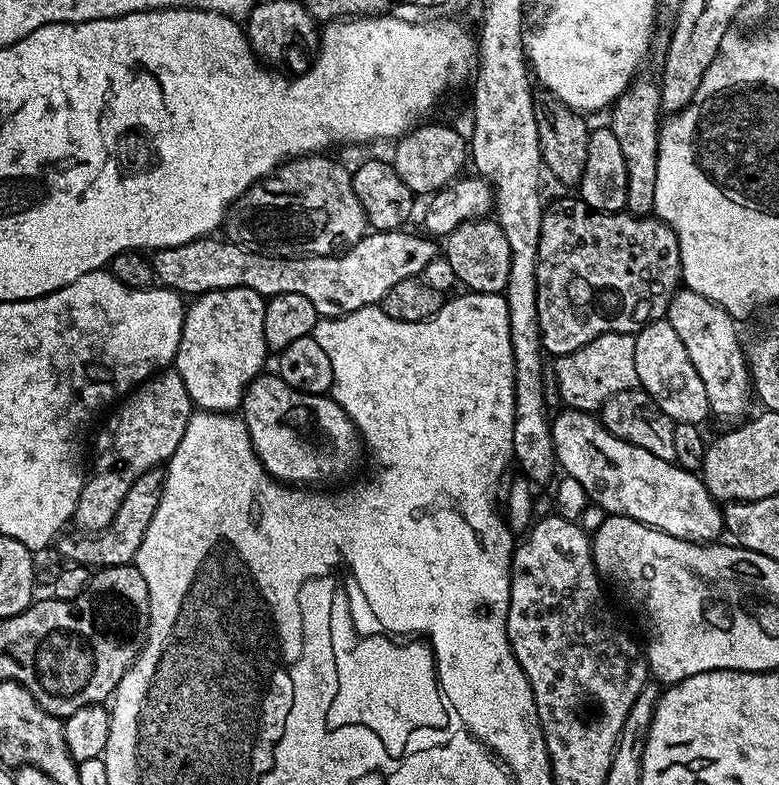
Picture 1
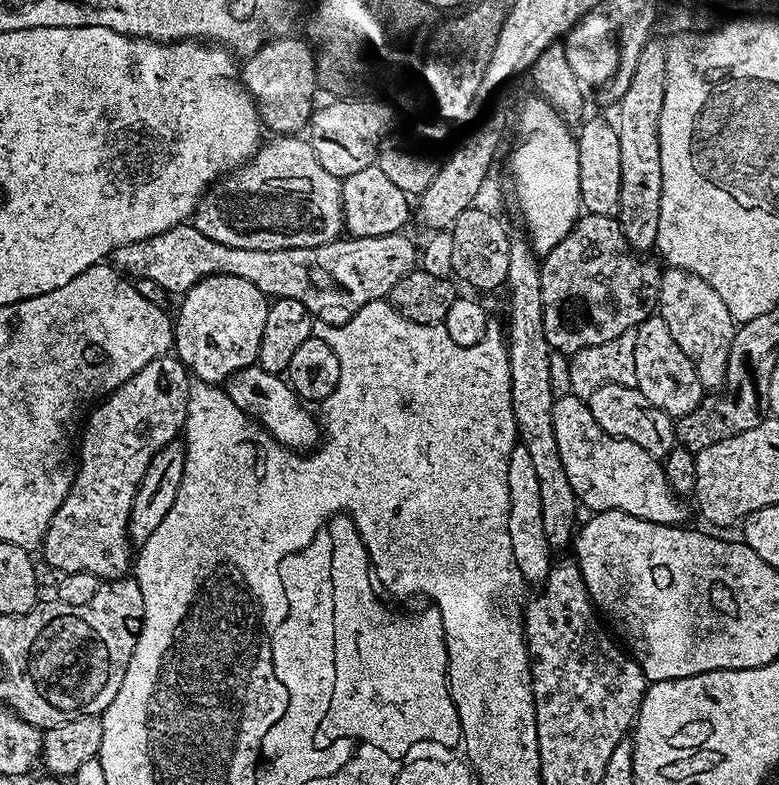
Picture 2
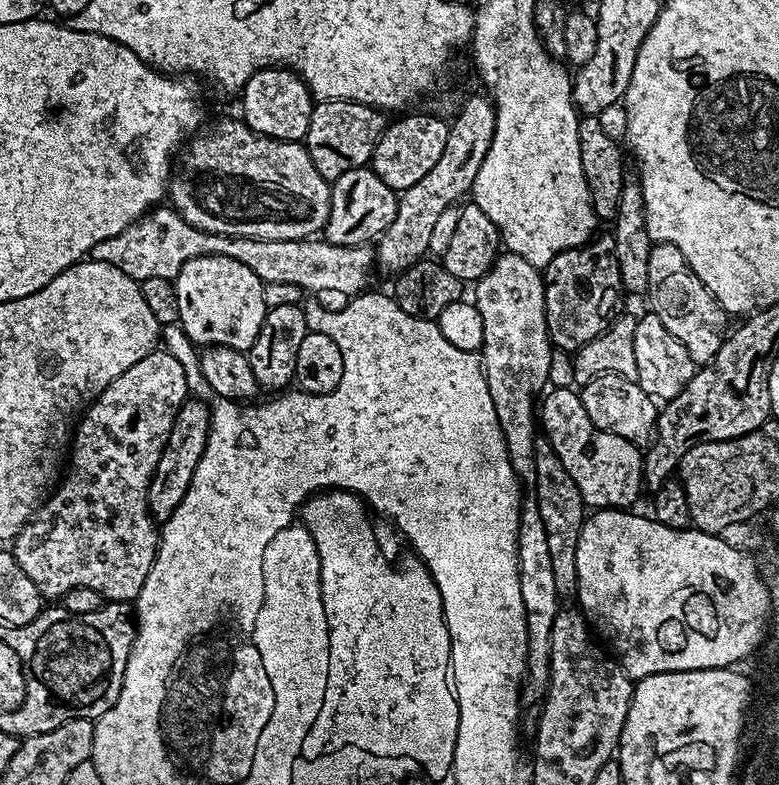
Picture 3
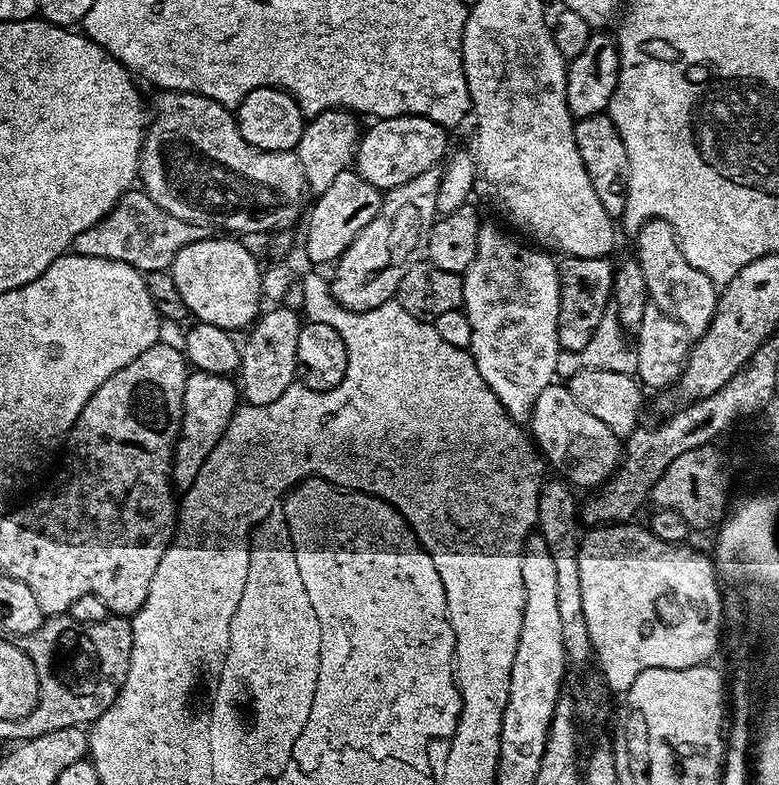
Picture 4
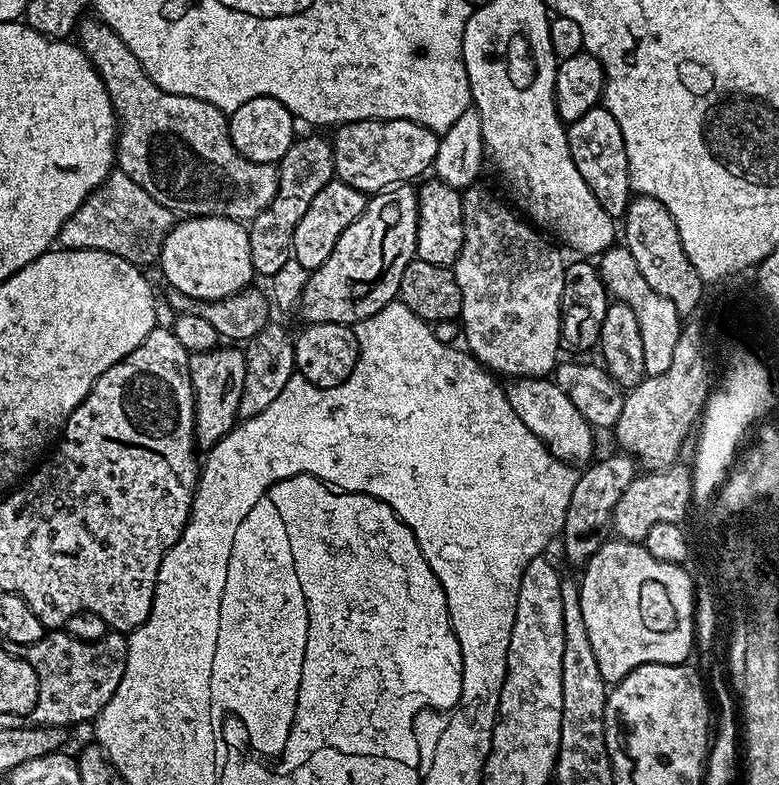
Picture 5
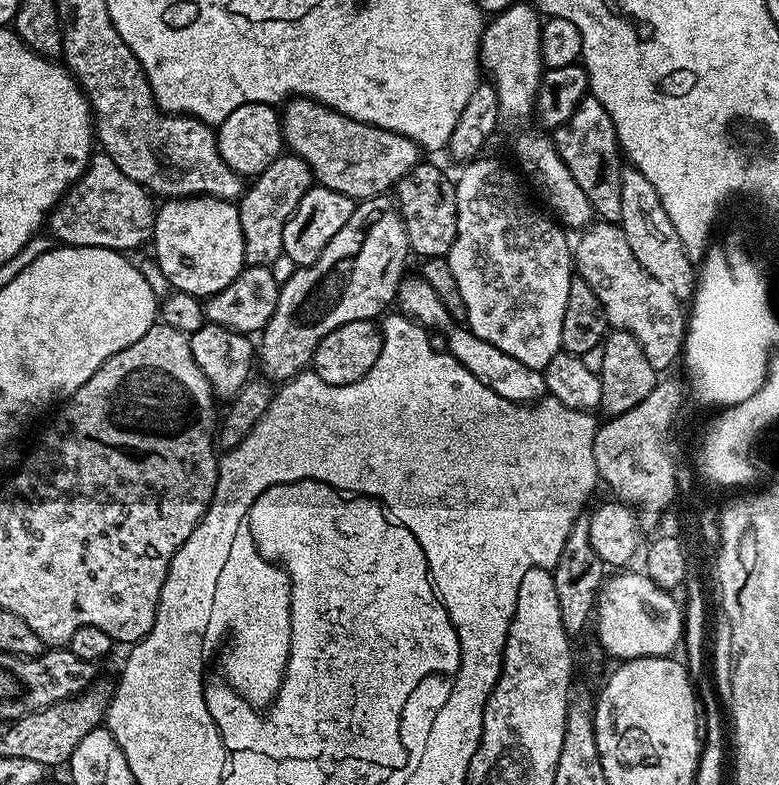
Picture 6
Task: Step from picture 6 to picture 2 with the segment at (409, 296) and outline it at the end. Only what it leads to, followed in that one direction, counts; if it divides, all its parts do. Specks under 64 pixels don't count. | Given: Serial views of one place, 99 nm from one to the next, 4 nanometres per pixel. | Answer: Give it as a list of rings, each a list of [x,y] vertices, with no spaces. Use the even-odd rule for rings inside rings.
[[[573,395],[556,398],[552,407],[554,414],[554,438],[558,438],[558,454],[562,454],[562,466],[566,470],[566,478],[570,478],[570,486],[574,486],[574,494],[581,505],[595,514],[606,510],[622,510],[626,514],[634,514],[634,518],[646,518],[659,524],[683,525],[685,501],[669,488],[661,461],[655,456],[646,454],[642,446],[634,446],[634,442],[623,440],[617,436],[607,436],[598,422],[594,422],[594,414],[590,414],[587,403]]]

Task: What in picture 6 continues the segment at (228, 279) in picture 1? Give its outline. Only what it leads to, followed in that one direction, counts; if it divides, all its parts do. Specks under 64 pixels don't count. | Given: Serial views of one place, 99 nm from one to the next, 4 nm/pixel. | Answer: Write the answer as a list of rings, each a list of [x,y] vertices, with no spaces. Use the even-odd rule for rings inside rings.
[[[97,151],[92,159],[88,161],[88,168],[85,170],[84,175],[65,192],[59,204],[48,213],[46,217],[46,228],[47,231],[52,231],[52,236],[56,239],[56,242],[69,248],[109,248],[121,254],[128,254],[131,253],[131,248],[140,248],[143,244],[147,245],[152,239],[152,227],[156,221],[156,213],[154,211],[154,203],[152,204],[151,199],[153,200],[153,197],[150,195],[147,188],[143,188],[138,182],[126,178],[126,174],[122,174],[122,170],[118,170],[118,166],[114,166],[114,162],[109,156],[104,152]]]

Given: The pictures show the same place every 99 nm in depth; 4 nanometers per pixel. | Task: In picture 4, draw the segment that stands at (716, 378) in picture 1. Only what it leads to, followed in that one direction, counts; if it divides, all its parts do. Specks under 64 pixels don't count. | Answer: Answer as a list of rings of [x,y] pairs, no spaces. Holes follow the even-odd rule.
[[[645,220],[635,233],[636,252],[634,259],[642,266],[642,278],[646,278],[649,301],[662,314],[674,318],[688,331],[689,337],[698,338],[710,326],[716,313],[717,285],[712,283],[702,270],[686,262],[676,231],[665,220]]]

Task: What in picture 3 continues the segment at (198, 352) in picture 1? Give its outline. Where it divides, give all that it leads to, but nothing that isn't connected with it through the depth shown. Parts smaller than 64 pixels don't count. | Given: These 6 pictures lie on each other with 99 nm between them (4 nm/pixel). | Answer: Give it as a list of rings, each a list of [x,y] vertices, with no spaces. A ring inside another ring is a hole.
[[[199,256],[190,258],[186,266],[182,266],[180,273],[174,281],[176,297],[178,298],[178,314],[180,315],[179,327],[184,327],[184,332],[199,346],[217,344],[233,348],[242,353],[247,353],[250,346],[254,346],[254,338],[258,338],[258,330],[262,330],[264,315],[268,313],[269,301],[264,301],[266,285],[264,281],[242,262],[225,256]]]

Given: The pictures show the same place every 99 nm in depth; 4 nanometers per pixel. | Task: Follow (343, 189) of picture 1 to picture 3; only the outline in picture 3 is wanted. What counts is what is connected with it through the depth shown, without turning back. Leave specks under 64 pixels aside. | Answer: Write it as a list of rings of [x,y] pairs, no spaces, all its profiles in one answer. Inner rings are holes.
[[[220,120],[209,132],[201,131],[187,141],[184,165],[179,165],[178,172],[188,180],[179,174],[169,179],[166,196],[171,207],[190,226],[223,236],[306,240],[323,233],[332,190],[329,180],[318,174],[307,147],[257,136],[236,120]]]

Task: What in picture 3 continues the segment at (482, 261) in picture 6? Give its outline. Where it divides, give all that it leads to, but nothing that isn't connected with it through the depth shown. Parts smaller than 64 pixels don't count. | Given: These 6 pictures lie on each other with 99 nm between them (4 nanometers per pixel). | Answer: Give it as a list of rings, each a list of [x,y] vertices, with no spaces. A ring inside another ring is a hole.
[[[505,251],[497,256],[496,261],[490,266],[490,270],[481,280],[475,281],[476,296],[474,295],[474,303],[478,314],[482,314],[482,363],[484,373],[486,374],[486,386],[490,386],[490,398],[494,398],[494,410],[498,414],[498,422],[500,429],[504,435],[506,442],[506,454],[510,458],[510,466],[514,466],[517,476],[521,481],[532,482],[536,479],[536,471],[534,470],[534,454],[536,453],[536,441],[538,439],[538,396],[536,400],[536,391],[540,387],[547,385],[548,375],[550,374],[551,356],[554,351],[552,339],[548,337],[548,327],[546,326],[546,298],[544,297],[544,278],[541,269],[530,266],[530,262],[526,262],[526,258],[518,258],[518,254]]]

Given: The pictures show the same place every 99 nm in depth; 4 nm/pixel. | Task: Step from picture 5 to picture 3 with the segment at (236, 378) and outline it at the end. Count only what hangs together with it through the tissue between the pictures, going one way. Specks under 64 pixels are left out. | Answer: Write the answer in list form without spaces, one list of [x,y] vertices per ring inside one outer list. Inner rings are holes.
[[[200,398],[185,400],[174,418],[174,426],[170,426],[162,458],[158,458],[158,466],[150,478],[148,487],[148,511],[157,522],[169,520],[172,512],[178,510],[178,502],[186,498],[186,490],[190,490],[190,478],[194,478],[194,470],[198,470],[198,462],[202,462],[212,421],[209,405],[203,404],[204,402]]]

